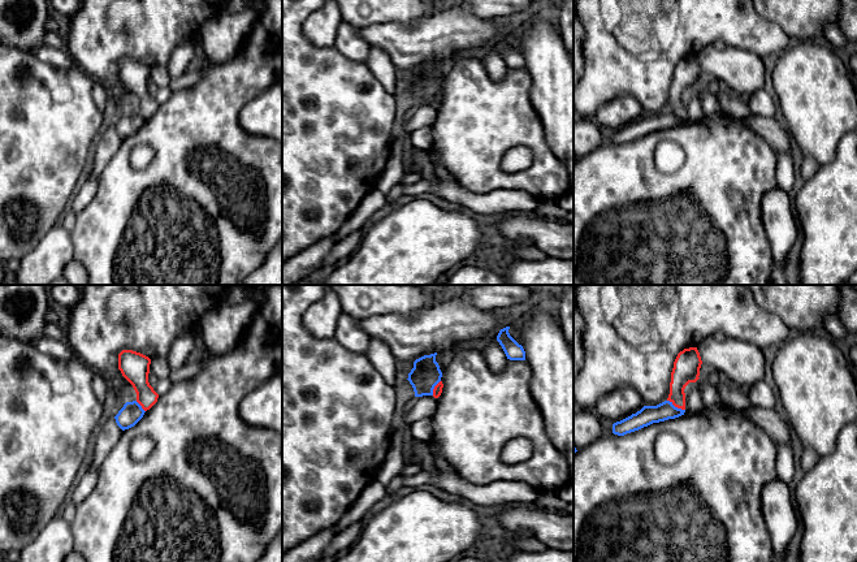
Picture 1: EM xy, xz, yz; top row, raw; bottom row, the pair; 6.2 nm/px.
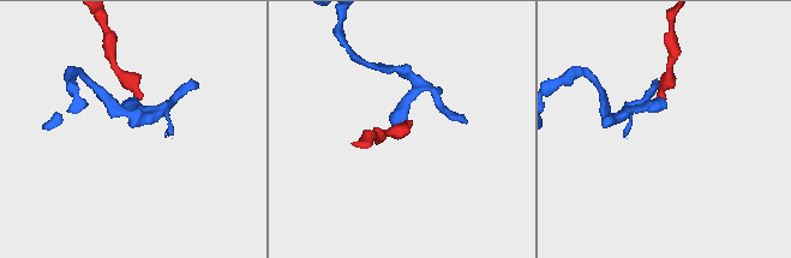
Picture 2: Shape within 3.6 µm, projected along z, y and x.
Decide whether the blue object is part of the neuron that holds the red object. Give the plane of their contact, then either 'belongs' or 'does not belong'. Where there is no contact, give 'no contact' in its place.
yz | does not belong

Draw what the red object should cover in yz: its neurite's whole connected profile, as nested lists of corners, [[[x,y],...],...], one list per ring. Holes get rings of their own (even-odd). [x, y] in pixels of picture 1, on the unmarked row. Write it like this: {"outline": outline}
{"outline": [[[697,56],[680,60],[674,70],[671,81],[670,109],[675,116],[685,118],[684,98],[689,91],[696,91],[700,86],[702,69]]]}

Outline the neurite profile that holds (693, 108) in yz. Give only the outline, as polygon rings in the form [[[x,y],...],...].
[[[689,91],[685,98],[685,120],[689,122],[697,122],[702,118],[702,104],[698,100],[696,91]]]

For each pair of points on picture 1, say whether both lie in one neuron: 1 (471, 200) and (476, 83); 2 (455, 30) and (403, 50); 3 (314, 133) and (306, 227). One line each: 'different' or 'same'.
1: different
2: same
3: same

